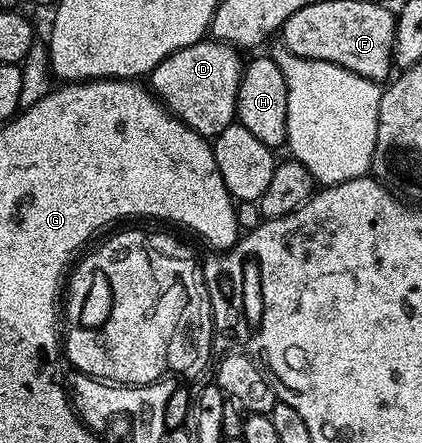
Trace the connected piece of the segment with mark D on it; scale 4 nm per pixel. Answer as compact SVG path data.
M203 38L197 44L188 46L160 62L154 67L148 77L149 87L155 96L189 128L196 130L201 136L213 138L219 136L229 125L236 120L236 98L238 87L242 81L244 60L241 60L239 49L231 44L224 44L213 38Z

